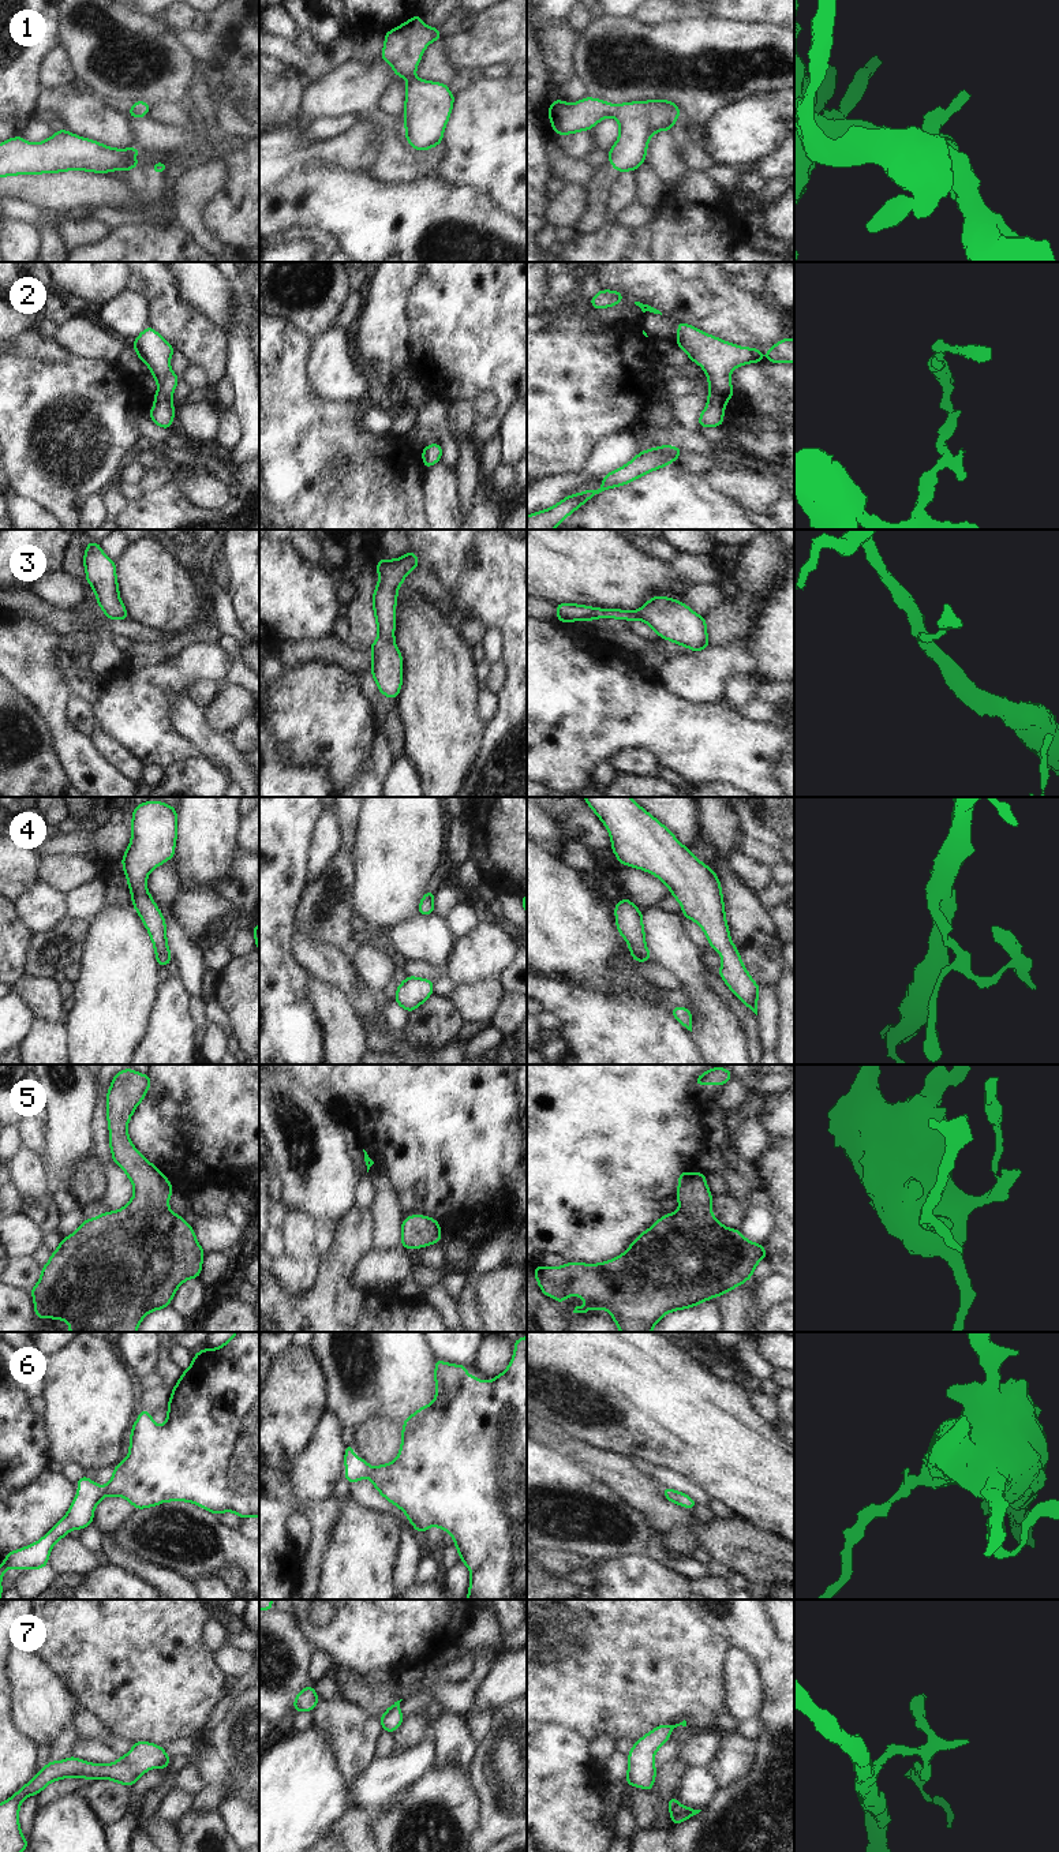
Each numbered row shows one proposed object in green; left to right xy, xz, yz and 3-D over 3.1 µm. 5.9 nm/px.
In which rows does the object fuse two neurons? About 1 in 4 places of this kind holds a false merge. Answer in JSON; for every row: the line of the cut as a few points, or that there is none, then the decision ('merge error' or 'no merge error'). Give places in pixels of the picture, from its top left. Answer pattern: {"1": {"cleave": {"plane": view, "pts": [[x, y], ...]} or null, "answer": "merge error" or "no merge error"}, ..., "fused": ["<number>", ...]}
{"1": {"cleave": null, "answer": "no merge error"}, "2": {"cleave": null, "answer": "no merge error"}, "3": {"cleave": null, "answer": "no merge error"}, "4": {"cleave": null, "answer": "no merge error"}, "5": {"cleave": null, "answer": "no merge error"}, "6": {"cleave": null, "answer": "no merge error"}, "7": {"cleave": null, "answer": "no merge error"}, "fused": []}

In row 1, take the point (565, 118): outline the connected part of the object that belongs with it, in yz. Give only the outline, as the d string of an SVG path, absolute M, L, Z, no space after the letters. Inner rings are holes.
M585 97L575 104L554 100L549 108L551 127L558 135L592 130L606 116L614 117L620 124L620 136L609 150L609 162L618 173L636 171L645 162L650 138L656 131L671 131L680 113L680 108L666 100L611 105Z

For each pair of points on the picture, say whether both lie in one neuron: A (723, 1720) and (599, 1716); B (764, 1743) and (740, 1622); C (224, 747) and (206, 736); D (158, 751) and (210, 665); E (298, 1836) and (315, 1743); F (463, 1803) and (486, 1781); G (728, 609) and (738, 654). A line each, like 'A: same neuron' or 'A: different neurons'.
A: different neurons
B: same neuron
C: same neuron
D: same neuron
E: same neuron
F: different neurons
G: different neurons

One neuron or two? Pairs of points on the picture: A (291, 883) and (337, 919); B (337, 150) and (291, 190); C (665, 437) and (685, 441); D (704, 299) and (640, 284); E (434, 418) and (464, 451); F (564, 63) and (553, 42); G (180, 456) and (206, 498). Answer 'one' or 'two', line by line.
A: two
B: two
C: one
D: one
E: two
F: one
G: two

